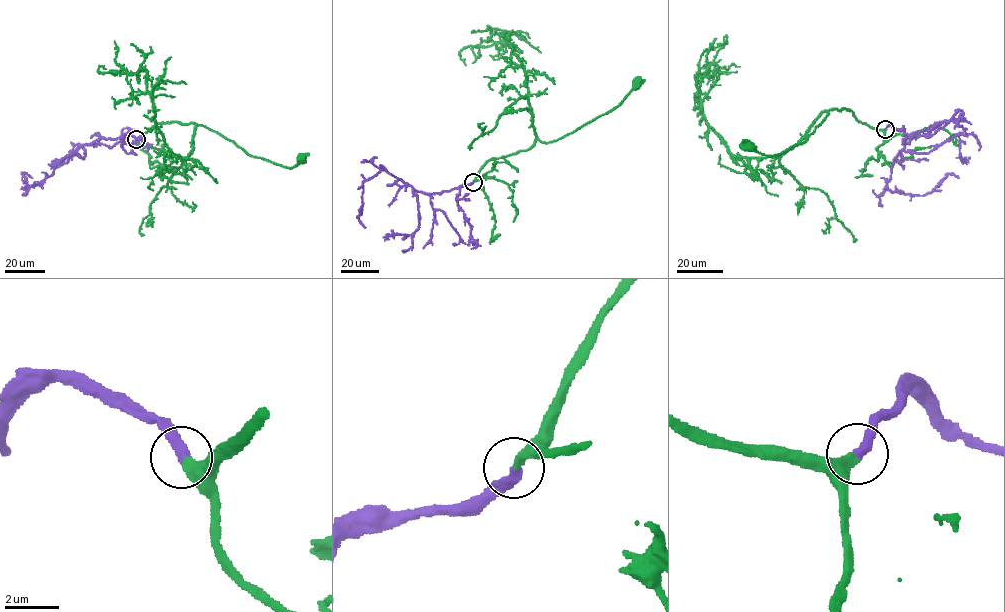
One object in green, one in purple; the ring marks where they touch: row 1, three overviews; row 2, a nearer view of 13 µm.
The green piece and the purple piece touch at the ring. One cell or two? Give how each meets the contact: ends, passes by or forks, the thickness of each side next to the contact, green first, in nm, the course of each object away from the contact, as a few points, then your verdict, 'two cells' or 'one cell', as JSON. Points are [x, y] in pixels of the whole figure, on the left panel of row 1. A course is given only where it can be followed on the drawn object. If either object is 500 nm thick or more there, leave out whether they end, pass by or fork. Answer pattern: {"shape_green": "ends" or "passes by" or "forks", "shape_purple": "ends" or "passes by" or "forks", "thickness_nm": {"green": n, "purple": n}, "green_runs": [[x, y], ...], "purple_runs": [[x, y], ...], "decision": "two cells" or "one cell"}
{"shape_green": "ends", "shape_purple": "ends", "thickness_nm": {"green": 400, "purple": 400}, "green_runs": [[136, 140], [161, 123], [193, 123], [232, 140], [248, 154], [276, 164], [293, 167], [303, 158]], "purple_runs": [[136, 139], [125, 134], [100, 138], [65, 157], [40, 185], [26, 190], [22, 173], [32, 178]], "decision": "one cell"}

